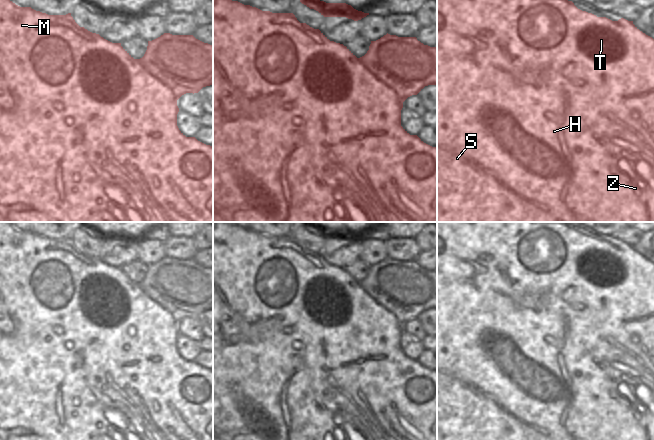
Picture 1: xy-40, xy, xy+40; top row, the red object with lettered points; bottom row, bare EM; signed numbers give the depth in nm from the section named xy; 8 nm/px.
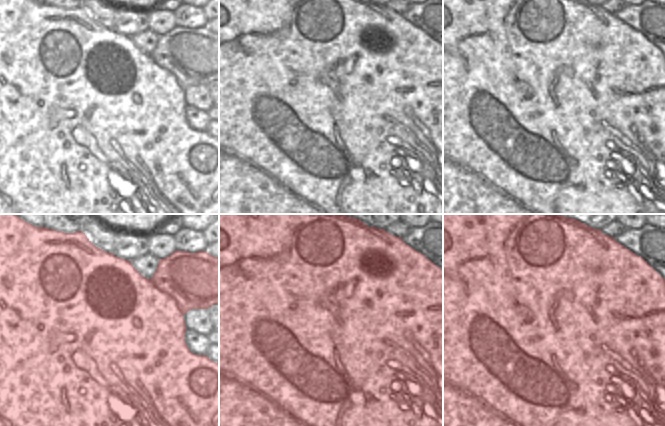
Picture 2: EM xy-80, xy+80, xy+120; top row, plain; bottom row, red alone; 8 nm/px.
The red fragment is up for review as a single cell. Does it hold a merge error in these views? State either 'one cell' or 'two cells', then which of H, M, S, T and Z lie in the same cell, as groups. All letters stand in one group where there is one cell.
two cells; groups H M S Z / T

